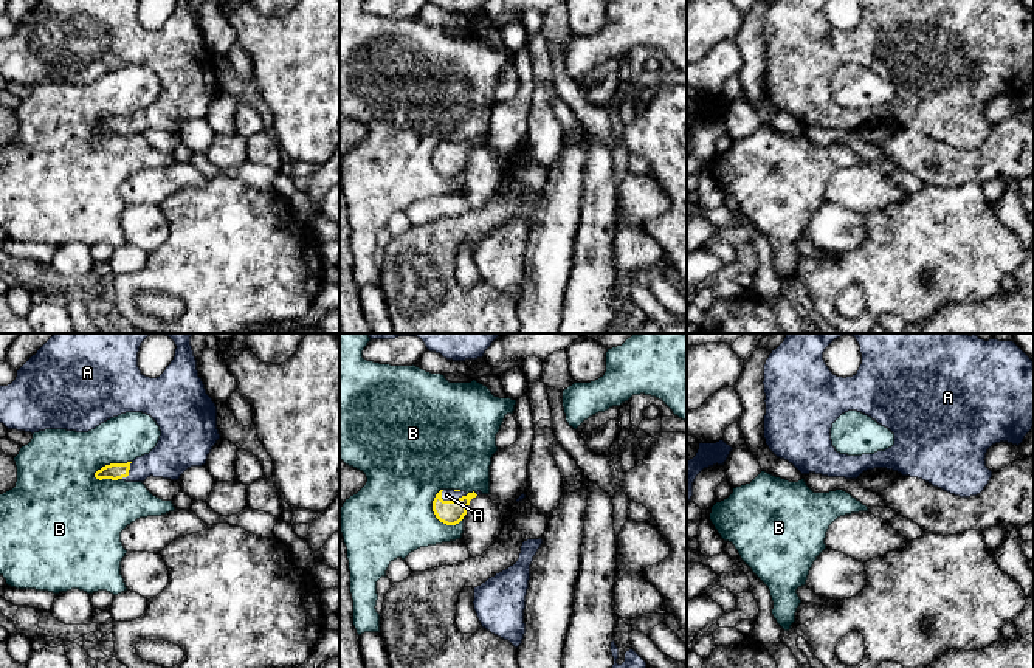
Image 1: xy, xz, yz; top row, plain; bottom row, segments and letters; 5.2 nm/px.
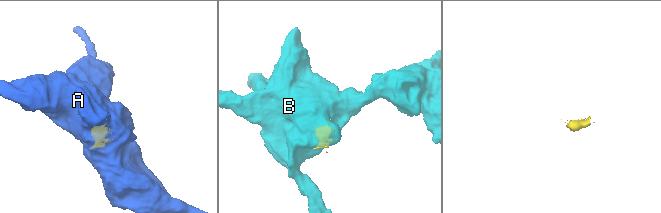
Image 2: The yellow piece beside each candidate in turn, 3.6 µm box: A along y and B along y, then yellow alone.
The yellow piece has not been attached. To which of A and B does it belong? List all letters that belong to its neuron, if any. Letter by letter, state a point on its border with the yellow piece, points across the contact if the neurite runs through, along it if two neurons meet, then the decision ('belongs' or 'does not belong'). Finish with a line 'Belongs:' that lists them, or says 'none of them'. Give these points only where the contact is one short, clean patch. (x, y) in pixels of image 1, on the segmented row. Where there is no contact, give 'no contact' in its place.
A: xz (451, 501) | belongs
B: xy (110, 464) | does not belong
Belongs: A

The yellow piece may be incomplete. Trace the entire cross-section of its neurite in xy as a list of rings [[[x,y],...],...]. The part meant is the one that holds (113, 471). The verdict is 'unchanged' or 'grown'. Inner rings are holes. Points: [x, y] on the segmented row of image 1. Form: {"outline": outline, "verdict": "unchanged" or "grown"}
{"outline": [[[54,333],[17,370],[11,384],[0,386],[0,423],[31,434],[45,429],[88,432],[121,414],[143,412],[160,426],[157,446],[133,462],[102,467],[95,477],[144,482],[153,476],[178,480],[188,468],[205,465],[220,439],[217,406],[198,377],[191,336],[192,333]],[[150,335],[166,335],[177,346],[174,360],[157,378],[143,375],[138,367],[140,346]]], "verdict": "grown"}

